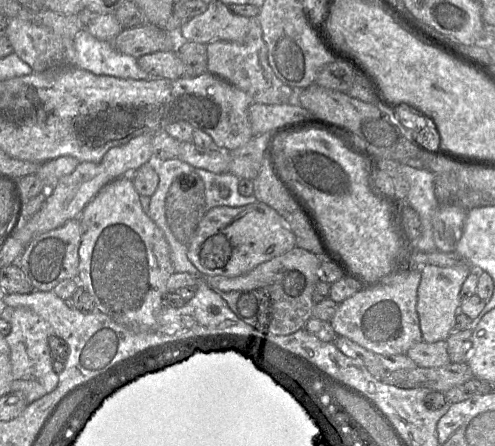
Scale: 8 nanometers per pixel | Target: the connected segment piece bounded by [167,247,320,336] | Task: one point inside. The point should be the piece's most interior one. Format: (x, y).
(276, 297)

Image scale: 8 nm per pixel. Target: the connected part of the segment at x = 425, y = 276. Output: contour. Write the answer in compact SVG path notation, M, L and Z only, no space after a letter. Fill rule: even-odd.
M425 265L419 268L421 271L421 280L417 292L417 313L419 317L420 330L423 341L434 343L437 341L444 341L453 332L454 321L457 313L460 311L460 290L462 284L468 277L471 271L476 271L469 266L456 267L439 267L434 265Z

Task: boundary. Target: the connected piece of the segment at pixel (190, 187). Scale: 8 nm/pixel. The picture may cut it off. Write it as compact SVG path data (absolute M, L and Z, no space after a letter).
M195 173L176 176L166 197L166 218L169 229L182 244L189 243L207 211L200 176Z

